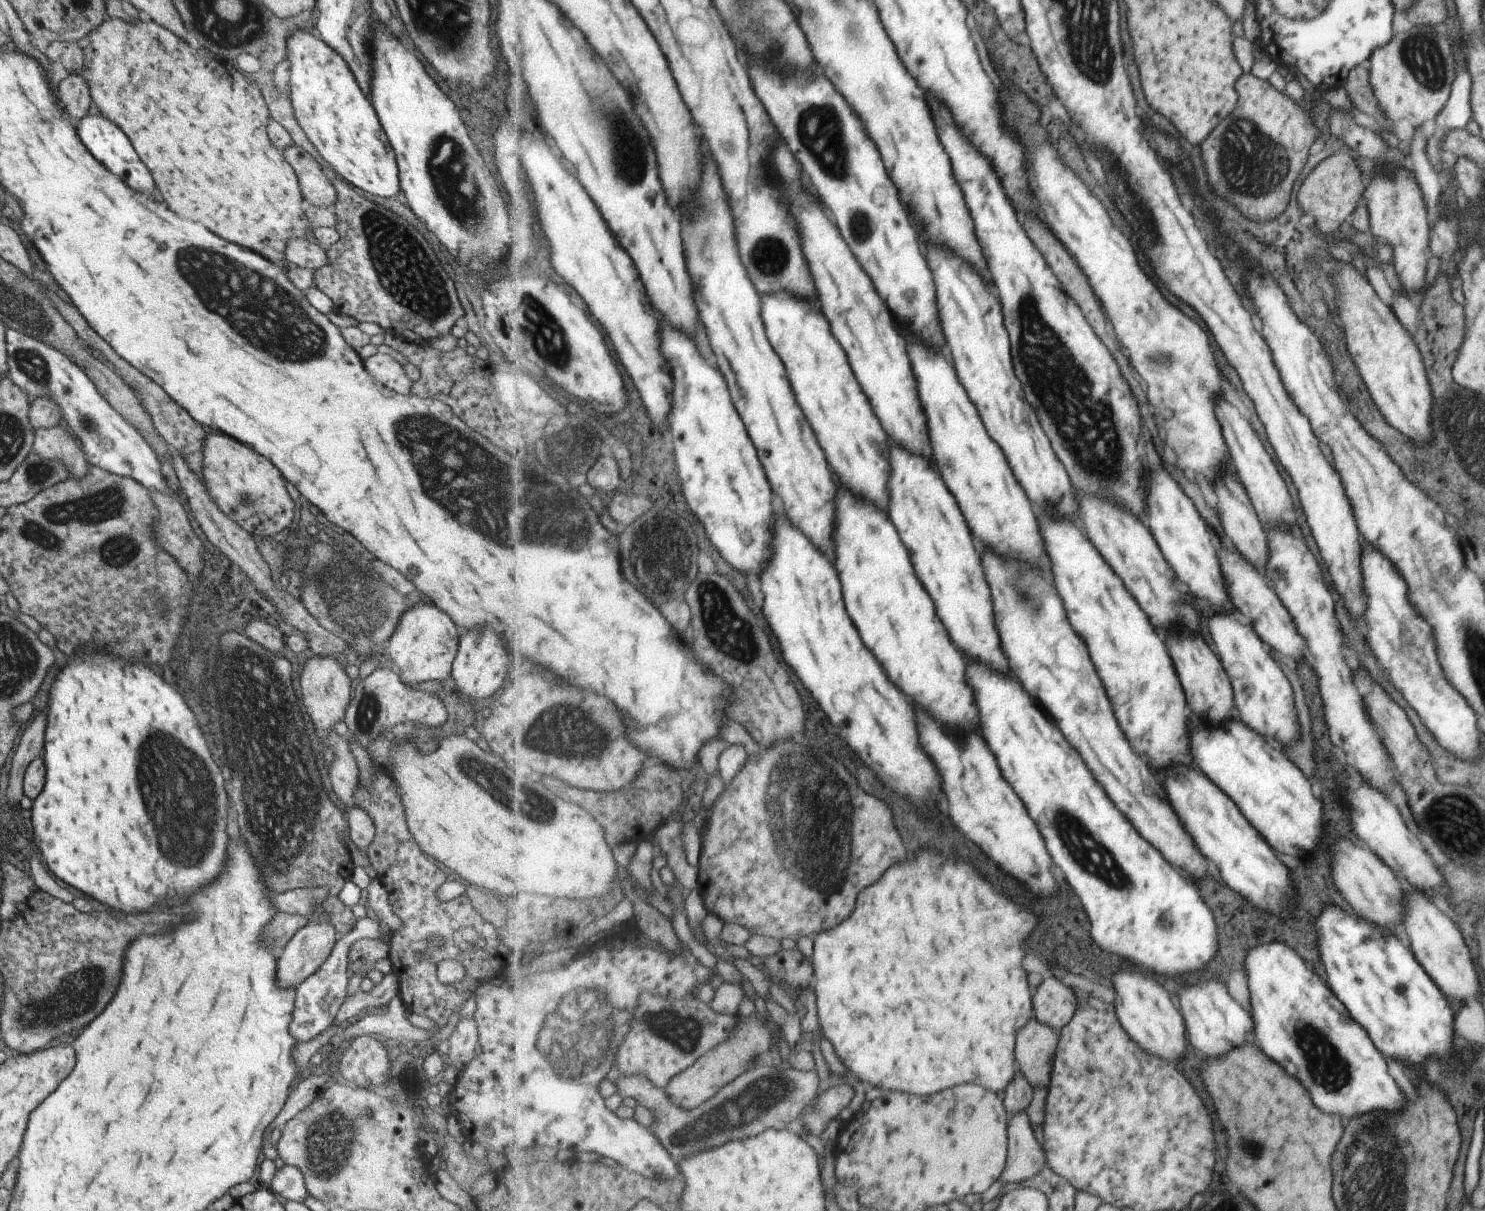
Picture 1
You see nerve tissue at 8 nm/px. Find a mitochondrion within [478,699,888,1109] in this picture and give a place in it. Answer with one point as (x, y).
(824, 812)

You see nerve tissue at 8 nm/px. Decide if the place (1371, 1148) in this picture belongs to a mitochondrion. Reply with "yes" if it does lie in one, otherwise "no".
yes

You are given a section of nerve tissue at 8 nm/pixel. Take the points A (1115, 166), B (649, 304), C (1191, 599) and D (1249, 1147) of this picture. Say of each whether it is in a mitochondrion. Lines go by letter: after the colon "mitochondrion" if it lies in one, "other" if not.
A: other
B: other
C: other
D: mitochondrion

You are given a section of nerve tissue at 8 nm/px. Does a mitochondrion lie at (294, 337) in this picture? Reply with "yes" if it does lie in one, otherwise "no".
yes

